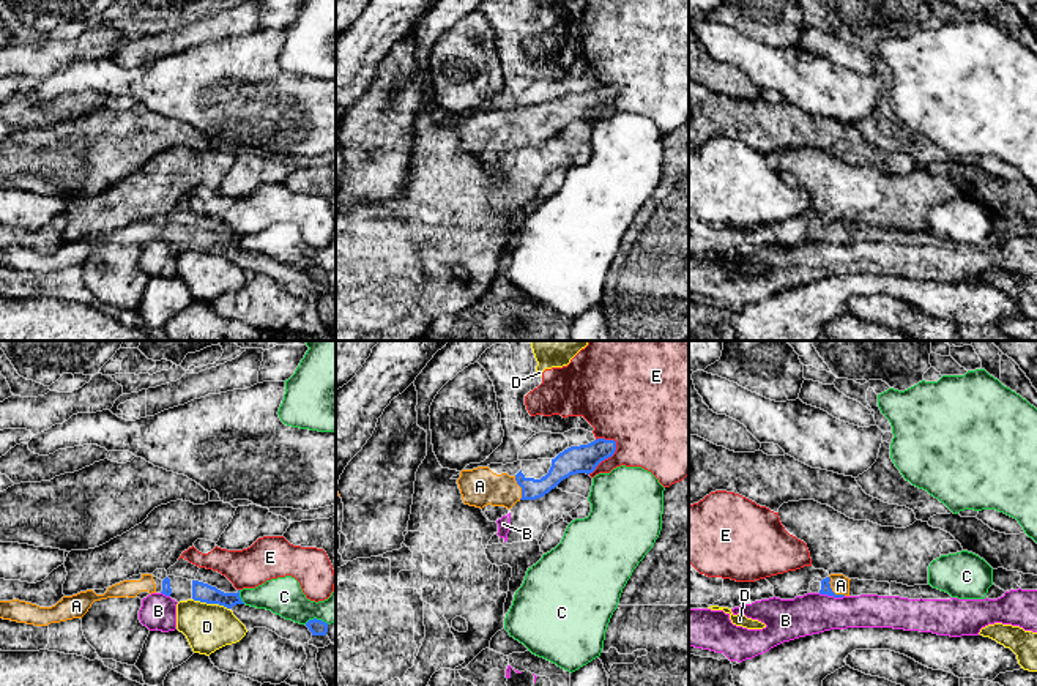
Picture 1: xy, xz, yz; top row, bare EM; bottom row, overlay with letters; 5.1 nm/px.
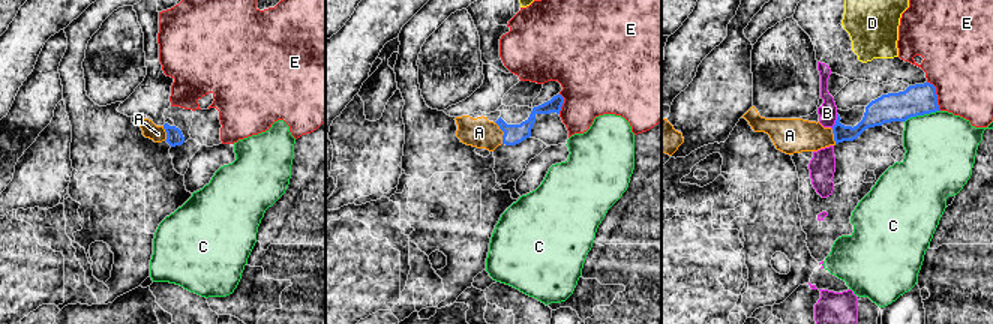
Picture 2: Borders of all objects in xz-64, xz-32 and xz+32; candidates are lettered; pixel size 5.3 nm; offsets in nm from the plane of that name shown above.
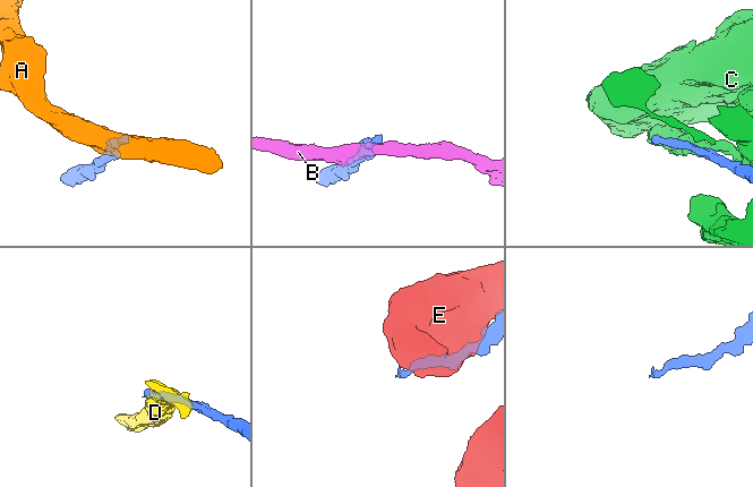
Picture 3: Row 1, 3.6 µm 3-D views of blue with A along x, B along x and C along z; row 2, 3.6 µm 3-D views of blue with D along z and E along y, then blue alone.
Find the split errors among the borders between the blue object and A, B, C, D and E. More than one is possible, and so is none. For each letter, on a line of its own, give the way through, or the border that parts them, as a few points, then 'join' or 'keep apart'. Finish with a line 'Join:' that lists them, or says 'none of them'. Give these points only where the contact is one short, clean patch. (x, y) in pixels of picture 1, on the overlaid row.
A: way yz (826, 589), (831, 590), (840, 585); join
B: border yz (818, 593), (843, 596); keep apart
C: keep apart
D: border xy (193, 598), (202, 603), (218, 603), (229, 609); keep apart
E: keep apart
Join: A

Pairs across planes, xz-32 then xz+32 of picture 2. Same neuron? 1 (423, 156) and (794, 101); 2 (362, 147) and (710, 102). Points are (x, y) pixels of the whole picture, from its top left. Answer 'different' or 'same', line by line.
1: different
2: same

